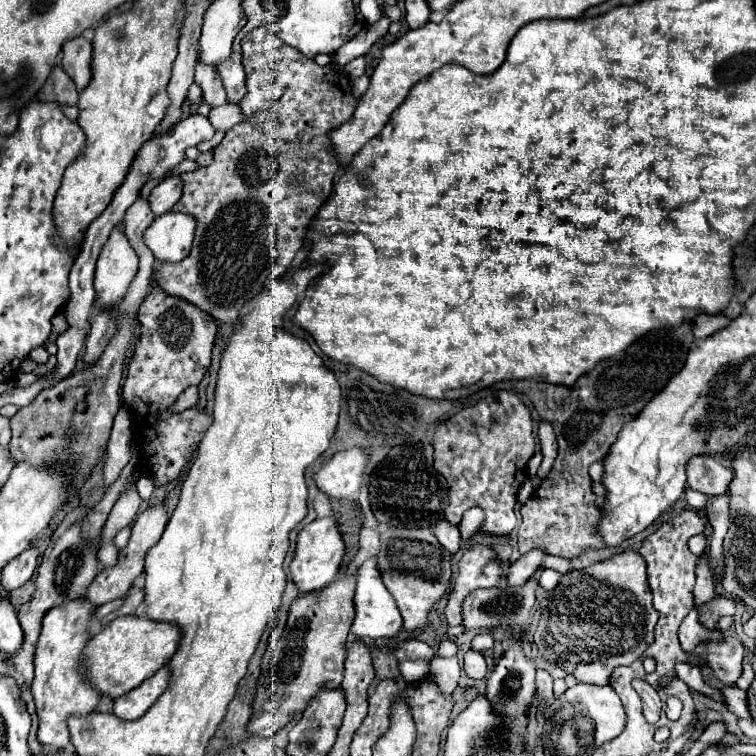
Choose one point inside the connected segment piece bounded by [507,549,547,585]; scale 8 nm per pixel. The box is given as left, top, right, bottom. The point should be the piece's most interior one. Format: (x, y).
(522, 569)

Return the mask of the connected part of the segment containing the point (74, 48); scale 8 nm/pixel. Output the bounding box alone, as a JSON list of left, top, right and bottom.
[63,37,91,91]

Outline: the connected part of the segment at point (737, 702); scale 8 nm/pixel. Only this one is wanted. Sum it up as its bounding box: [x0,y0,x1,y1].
[723,687,749,717]

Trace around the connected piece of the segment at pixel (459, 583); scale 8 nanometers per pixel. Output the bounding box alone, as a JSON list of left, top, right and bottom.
[445,545,503,625]

